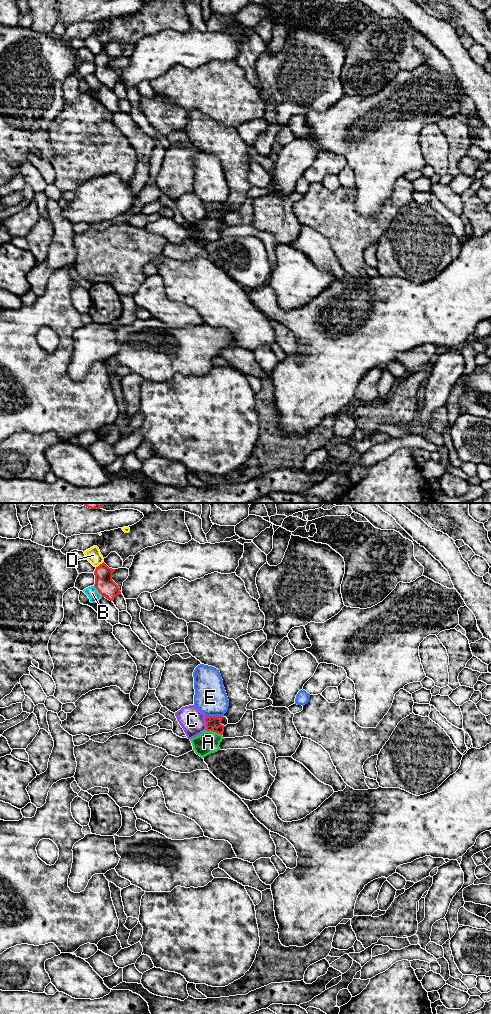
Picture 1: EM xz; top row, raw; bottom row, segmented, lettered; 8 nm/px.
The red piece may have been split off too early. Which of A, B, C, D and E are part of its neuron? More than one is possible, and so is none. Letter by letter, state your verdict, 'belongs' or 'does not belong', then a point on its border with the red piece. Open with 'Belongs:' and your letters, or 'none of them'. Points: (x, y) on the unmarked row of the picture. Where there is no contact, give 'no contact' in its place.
Belongs: A
A: belongs | xz (213, 219)
B: does not belong | xz (98, 79)
C: does not belong | xz (206, 211)
D: does not belong | xz (100, 52)
E: does not belong | xz (214, 204)

